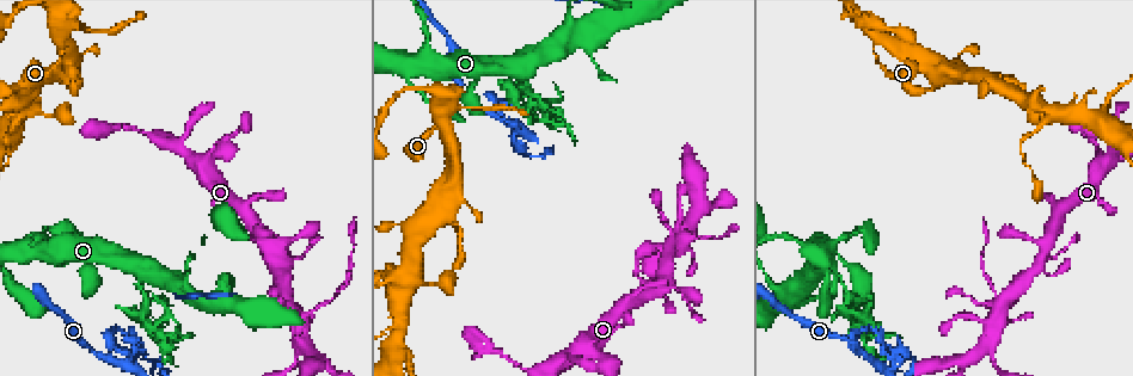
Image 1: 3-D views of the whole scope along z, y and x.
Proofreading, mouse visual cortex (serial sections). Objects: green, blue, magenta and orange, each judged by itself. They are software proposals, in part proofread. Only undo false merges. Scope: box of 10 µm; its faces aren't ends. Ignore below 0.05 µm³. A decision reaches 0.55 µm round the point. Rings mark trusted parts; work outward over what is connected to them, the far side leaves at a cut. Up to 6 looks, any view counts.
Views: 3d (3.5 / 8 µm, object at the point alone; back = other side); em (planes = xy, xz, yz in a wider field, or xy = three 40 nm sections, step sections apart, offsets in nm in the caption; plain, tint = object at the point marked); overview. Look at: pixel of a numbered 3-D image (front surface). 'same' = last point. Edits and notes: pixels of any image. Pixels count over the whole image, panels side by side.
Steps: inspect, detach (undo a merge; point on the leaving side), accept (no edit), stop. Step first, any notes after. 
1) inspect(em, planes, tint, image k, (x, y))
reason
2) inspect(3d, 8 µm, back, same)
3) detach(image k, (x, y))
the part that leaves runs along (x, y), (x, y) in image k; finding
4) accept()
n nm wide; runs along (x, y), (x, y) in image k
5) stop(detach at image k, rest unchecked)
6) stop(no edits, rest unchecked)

inspect(3d, 8 µm, image 1, (832, 246))
abrupt turn

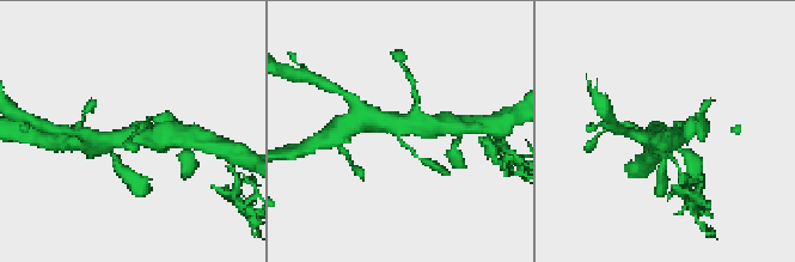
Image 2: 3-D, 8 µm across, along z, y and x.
inspect(em, xy, step 1, tint, same)

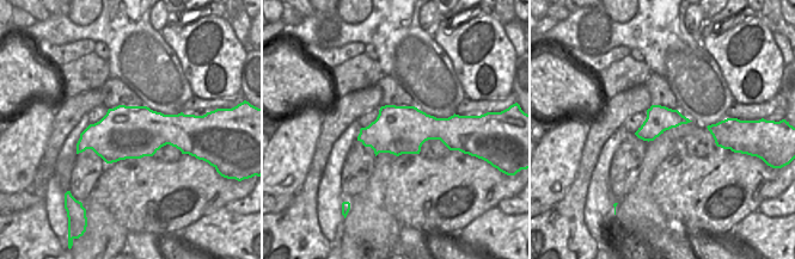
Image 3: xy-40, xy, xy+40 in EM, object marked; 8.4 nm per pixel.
accept()
arms of 150, 150, 350, 600 nm; runs along (165, 135), (126, 135), (109, 152) in image 2; one cell here

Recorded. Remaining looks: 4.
inspect(3d, 8 µm, image 1, (145, 312))
a fork

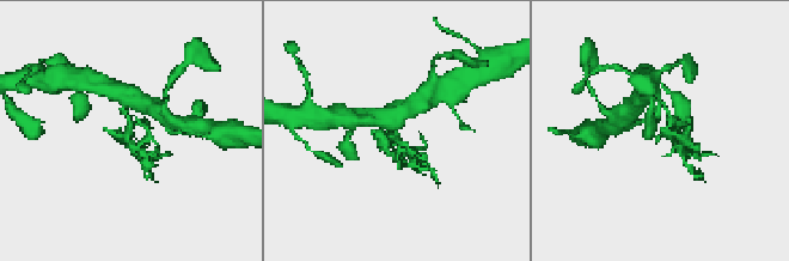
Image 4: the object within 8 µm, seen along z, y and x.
inspect(3d, 3.5 µm, same)
zoom in

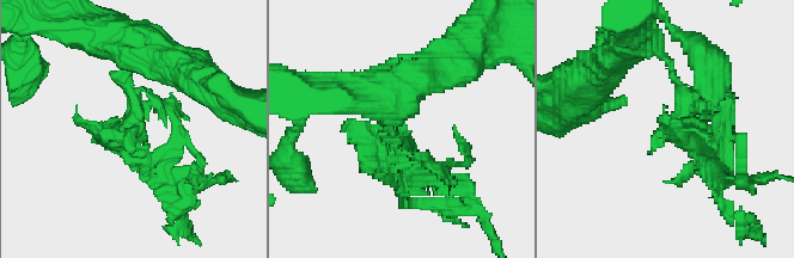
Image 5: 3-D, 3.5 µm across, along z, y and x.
inspect(em, planes, tint, image 5, (404, 136))

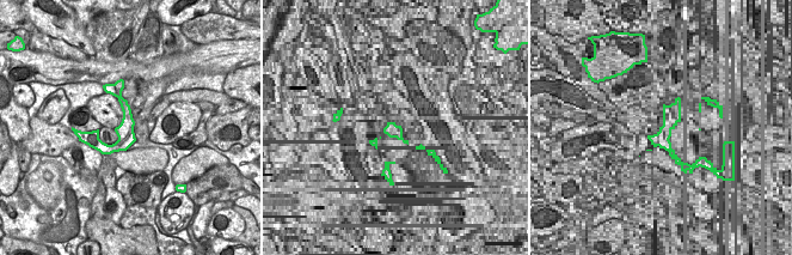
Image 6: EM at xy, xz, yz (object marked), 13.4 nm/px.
accept()
runs along (666, 60), (682, 97), (672, 133), (715, 177) in image 5; all the same cell

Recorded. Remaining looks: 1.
stop(no edits, rest unchecked)

